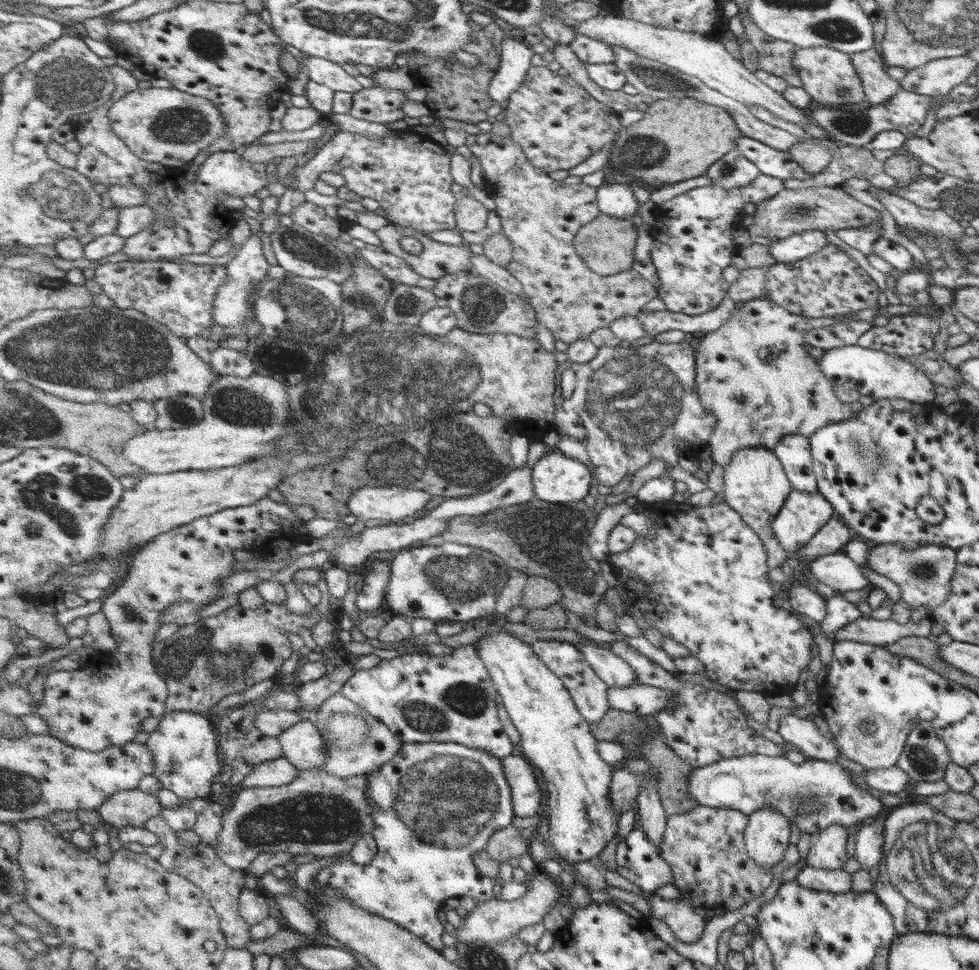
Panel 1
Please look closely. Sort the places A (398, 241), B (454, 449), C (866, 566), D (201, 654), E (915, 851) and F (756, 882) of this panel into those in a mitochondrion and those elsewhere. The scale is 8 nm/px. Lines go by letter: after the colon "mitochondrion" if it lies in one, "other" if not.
A: other
B: mitochondrion
C: other
D: mitochondrion
E: mitochondrion
F: other

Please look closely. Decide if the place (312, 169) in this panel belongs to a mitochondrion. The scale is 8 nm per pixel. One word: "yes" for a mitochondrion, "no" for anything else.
no

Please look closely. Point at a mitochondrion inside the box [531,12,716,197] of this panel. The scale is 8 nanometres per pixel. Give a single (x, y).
(647, 151)

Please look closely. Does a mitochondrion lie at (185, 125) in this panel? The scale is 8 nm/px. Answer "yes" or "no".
yes

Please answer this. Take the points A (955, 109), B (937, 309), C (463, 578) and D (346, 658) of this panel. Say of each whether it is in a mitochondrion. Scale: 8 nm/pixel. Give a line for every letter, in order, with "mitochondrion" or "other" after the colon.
A: other
B: other
C: mitochondrion
D: other

